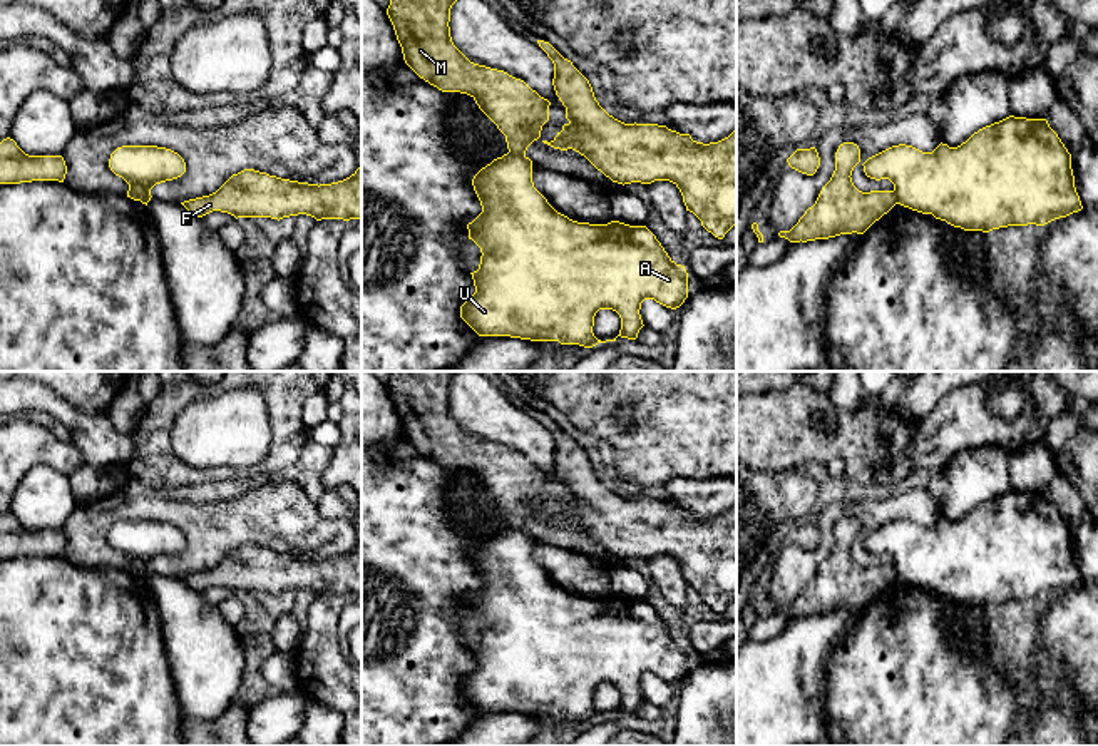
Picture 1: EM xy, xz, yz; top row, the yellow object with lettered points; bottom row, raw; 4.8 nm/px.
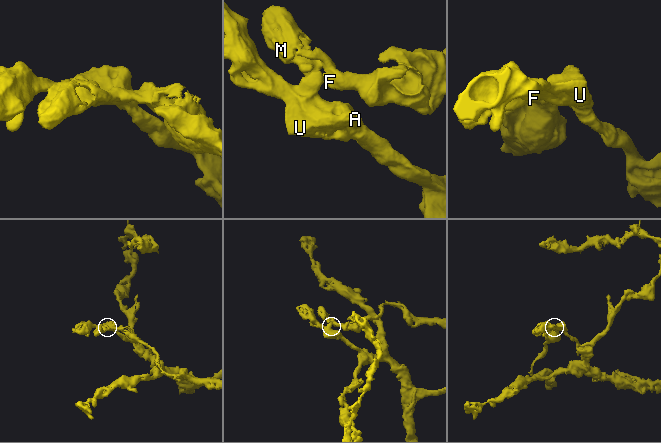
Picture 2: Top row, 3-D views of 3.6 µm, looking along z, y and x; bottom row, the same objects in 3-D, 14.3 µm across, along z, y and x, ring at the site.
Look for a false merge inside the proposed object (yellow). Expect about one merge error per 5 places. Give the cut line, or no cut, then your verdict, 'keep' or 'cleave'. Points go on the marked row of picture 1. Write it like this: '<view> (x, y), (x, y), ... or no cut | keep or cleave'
xz (507, 153), (524, 156) | cleave

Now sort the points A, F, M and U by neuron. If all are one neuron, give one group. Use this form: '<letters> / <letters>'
A U / F M

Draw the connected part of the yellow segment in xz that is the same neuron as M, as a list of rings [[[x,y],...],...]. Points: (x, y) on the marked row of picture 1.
[[[390,0],[387,15],[402,47],[405,64],[425,82],[442,92],[470,95],[479,109],[505,135],[509,154],[526,156],[527,147],[541,137],[549,120],[551,102],[524,80],[504,70],[470,62],[452,42],[450,8],[457,0]]]

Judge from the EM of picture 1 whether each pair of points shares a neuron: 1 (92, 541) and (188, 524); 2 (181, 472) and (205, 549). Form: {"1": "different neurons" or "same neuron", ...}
{"1": "same neuron", "2": "different neurons"}

